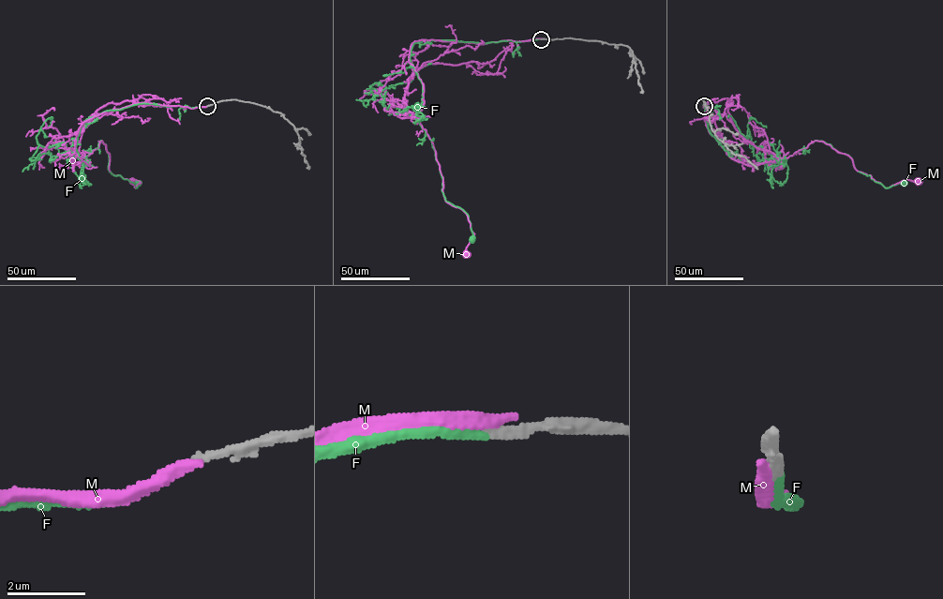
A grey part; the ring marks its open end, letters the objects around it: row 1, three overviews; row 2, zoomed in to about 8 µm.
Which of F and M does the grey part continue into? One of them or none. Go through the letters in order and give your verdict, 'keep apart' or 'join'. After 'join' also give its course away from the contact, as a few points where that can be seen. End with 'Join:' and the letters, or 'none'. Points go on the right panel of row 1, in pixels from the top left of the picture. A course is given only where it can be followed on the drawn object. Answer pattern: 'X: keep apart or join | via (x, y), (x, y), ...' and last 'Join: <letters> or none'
F: join | via (703, 106), (708, 103), (709, 131), (738, 161), (781, 164), (815, 141), (823, 141), (885, 187), (903, 182)
M: keep apart
Join: F

